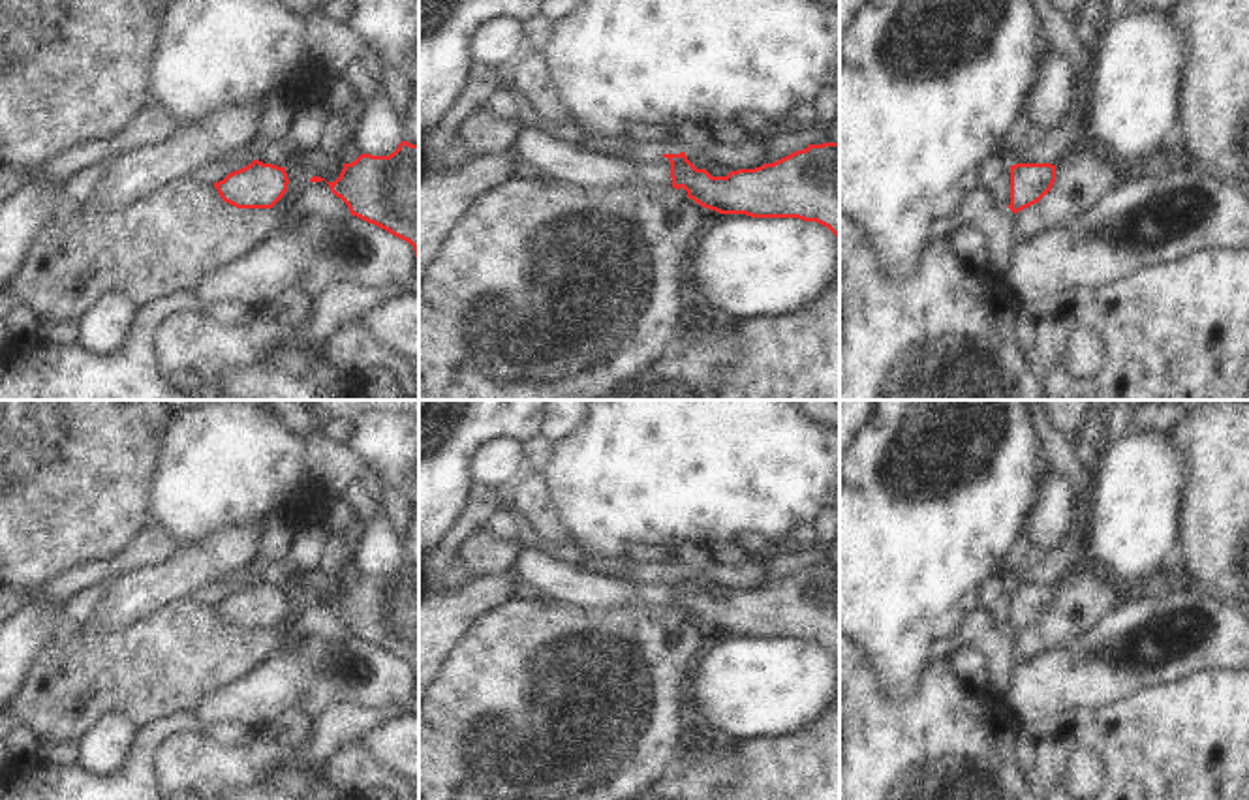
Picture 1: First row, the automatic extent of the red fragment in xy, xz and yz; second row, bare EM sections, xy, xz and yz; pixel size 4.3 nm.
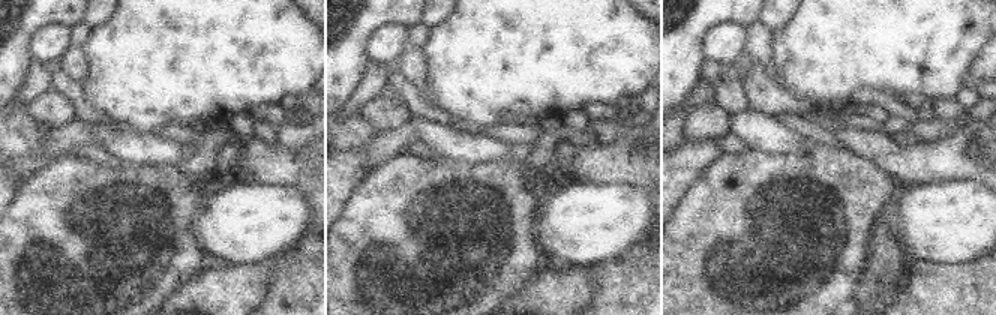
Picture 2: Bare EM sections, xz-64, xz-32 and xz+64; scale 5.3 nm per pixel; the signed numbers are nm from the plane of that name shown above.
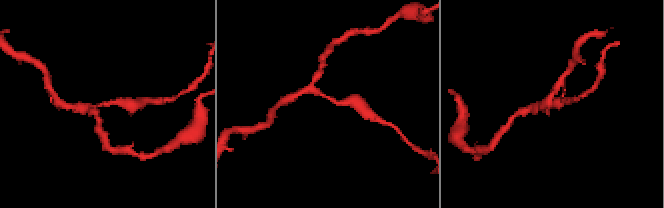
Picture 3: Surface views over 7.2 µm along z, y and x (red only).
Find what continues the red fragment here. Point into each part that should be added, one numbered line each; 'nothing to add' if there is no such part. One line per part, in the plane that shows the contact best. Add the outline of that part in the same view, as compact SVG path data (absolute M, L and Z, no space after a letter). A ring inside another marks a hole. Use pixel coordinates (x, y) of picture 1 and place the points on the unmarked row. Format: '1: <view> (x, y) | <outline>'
nothing to add

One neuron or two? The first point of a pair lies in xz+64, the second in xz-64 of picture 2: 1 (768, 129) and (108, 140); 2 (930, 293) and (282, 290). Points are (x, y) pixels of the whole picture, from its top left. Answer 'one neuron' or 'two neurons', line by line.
1: one neuron
2: one neuron

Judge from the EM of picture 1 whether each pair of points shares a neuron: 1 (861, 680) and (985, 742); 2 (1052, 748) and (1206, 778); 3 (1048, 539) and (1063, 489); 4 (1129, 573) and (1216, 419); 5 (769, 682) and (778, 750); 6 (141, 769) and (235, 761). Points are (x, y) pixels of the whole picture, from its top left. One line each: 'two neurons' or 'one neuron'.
1: one neuron
2: one neuron
3: one neuron
4: two neurons
5: two neurons
6: two neurons

